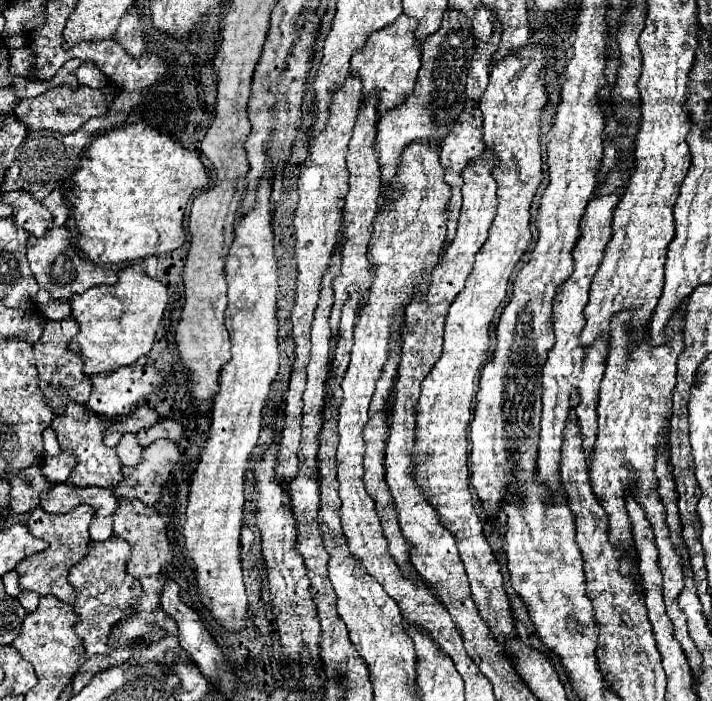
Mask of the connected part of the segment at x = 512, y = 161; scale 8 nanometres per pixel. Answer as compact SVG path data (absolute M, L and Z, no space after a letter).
M545 29L543 33L535 33L529 39L529 45L523 51L517 51L515 55L505 57L503 61L491 65L491 73L489 73L489 85L487 91L481 97L479 109L483 113L483 141L487 145L487 149L497 157L497 165L493 169L493 179L497 181L497 197L499 197L499 205L497 205L497 215L491 223L489 229L489 237L483 243L483 247L477 253L475 259L475 267L471 271L471 275L467 277L465 289L457 295L457 299L451 303L447 321L445 321L445 343L443 343L443 353L439 357L439 361L435 363L435 367L431 369L431 373L423 379L421 385L421 397L419 397L419 405L417 405L417 443L415 443L415 477L417 483L421 485L421 489L425 491L427 499L431 505L435 505L435 509L441 515L443 525L453 533L455 541L457 541L457 549L461 555L461 561L465 565L469 583L471 583L471 595L473 601L477 605L477 609L481 611L481 617L487 621L487 625L491 627L491 631L495 633L495 639L513 635L515 627L513 627L513 615L509 609L509 599L507 593L503 589L503 577L499 573L499 563L493 557L493 551L483 535L483 523L475 511L473 505L473 495L469 489L469 469L467 469L467 429L469 429L469 421L471 421L471 403L475 399L477 393L477 373L483 367L483 363L487 363L487 359L491 357L491 337L489 337L489 325L495 317L497 307L505 301L507 295L507 285L509 285L509 277L517 265L517 261L521 259L521 255L527 251L529 243L531 243L531 231L529 231L529 207L533 201L533 195L539 187L539 183L543 181L543 157L541 157L541 145L539 145L539 119L541 119L541 111L547 103L547 91L541 83L541 69L543 65L553 57L553 49L551 47L543 47L541 43L545 39L549 39L551 31Z

